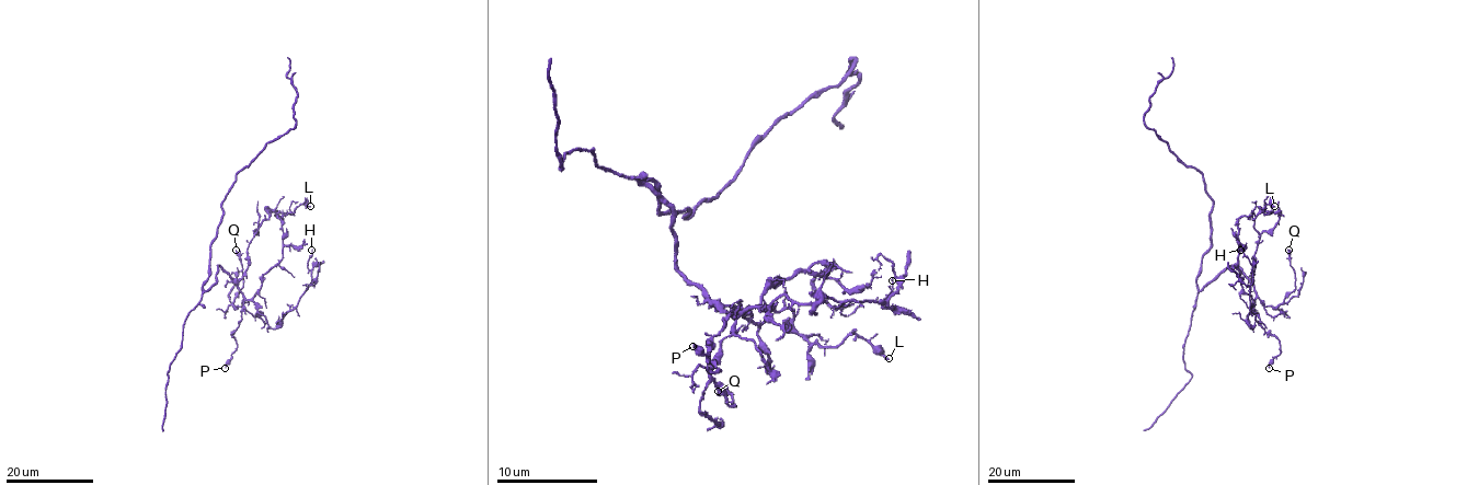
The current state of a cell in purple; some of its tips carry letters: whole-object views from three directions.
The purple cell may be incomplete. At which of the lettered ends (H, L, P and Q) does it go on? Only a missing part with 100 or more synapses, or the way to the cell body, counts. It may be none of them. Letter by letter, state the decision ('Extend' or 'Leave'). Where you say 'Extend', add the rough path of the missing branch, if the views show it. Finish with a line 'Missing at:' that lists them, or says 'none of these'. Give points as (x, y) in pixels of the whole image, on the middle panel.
H: Leave
L: Leave
P: Leave
Q: Leave
Missing at: none of these

